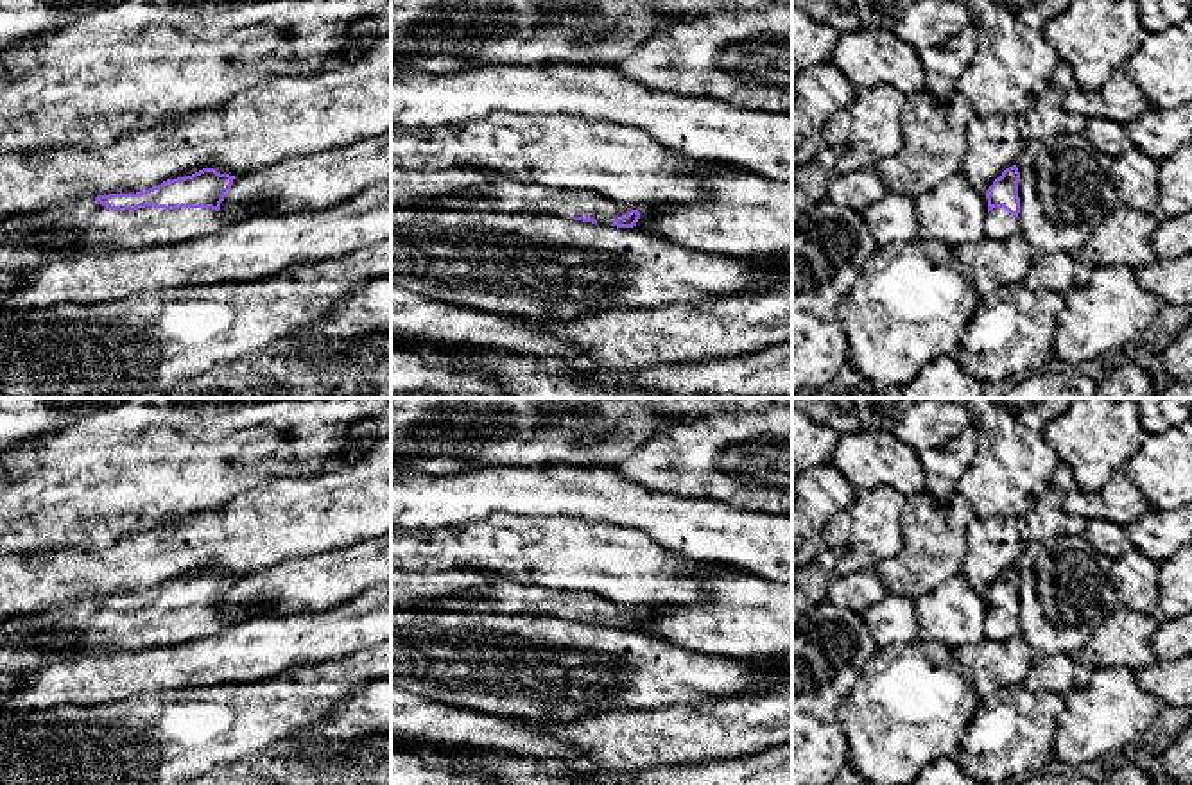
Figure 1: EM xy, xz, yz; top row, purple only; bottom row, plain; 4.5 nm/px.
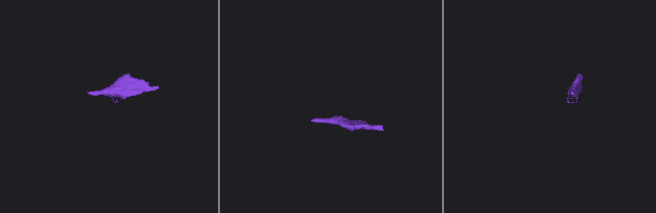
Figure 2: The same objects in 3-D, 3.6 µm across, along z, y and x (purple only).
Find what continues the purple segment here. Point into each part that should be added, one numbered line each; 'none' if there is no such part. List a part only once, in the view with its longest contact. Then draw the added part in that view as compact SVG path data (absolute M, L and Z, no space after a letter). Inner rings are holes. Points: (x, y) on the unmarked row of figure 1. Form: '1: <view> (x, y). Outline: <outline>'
1: xy (103, 633). Outline: M95 600L66 602L43 613L0 622L0 674L27 676L48 665L177 645L213 636L226 625L228 618L212 609L145 608L118 613ZM72 629L81 640L73 651L45 651L39 643L18 642L27 634L45 638L52 631L68 638Z

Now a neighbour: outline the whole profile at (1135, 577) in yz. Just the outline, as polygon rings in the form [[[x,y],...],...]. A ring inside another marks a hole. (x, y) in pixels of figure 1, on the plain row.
[[[1136,548],[1124,552],[1108,575],[1122,608],[1160,613],[1160,566]]]

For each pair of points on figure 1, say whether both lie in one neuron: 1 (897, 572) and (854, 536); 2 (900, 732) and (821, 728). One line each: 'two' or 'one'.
1: two
2: two

